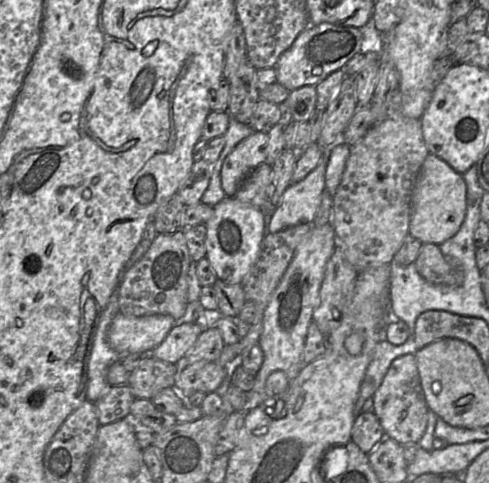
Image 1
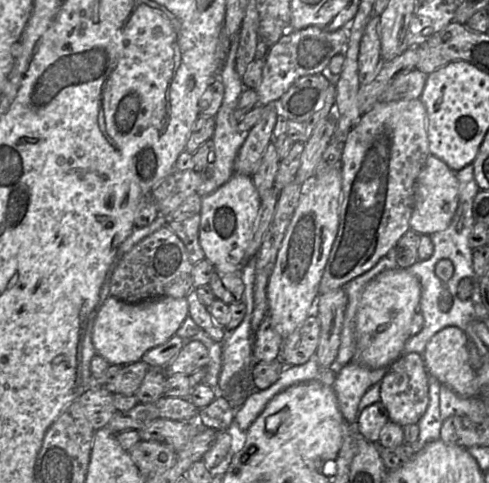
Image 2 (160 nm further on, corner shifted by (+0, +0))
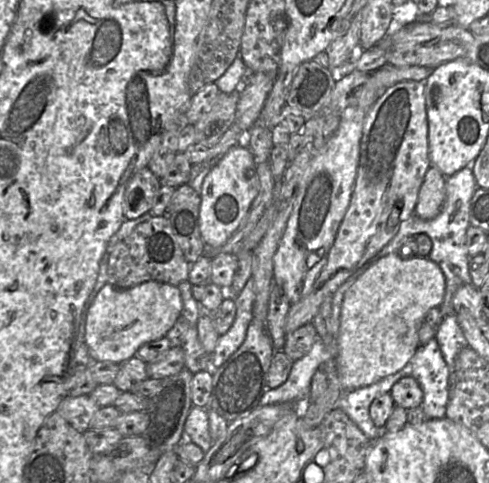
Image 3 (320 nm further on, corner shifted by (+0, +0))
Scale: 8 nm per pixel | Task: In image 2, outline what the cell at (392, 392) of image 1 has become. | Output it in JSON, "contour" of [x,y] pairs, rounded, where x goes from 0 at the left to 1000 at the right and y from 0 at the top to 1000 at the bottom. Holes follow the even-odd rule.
{"contour":[[[826,731],[796,760],[777,791],[777,828],[787,841],[796,872],[826,884],[859,872],[877,834],[877,772],[865,741],[853,731]]]}

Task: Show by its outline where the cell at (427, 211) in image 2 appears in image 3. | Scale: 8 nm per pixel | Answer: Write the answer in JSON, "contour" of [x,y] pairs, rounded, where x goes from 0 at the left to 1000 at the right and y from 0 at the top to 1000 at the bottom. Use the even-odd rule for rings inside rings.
{"contour":[[[890,344],[875,350],[861,383],[849,443],[865,455],[890,451],[902,437],[912,410],[912,364]]]}

